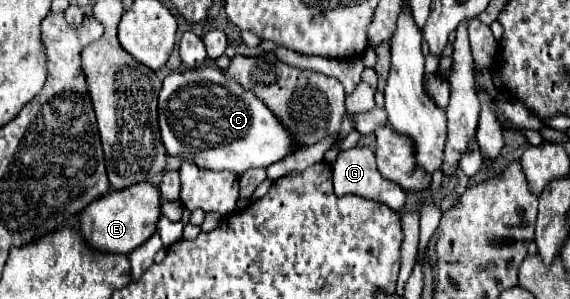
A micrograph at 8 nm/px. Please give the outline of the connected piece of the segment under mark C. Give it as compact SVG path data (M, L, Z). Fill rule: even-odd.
M213 66L175 72L163 80L159 94L159 126L167 154L195 162L199 168L231 170L235 174L243 174L249 168L267 168L291 154L297 144L281 120L277 120L265 102L261 102L261 98L249 90L243 90L235 78L229 78L223 70Z

